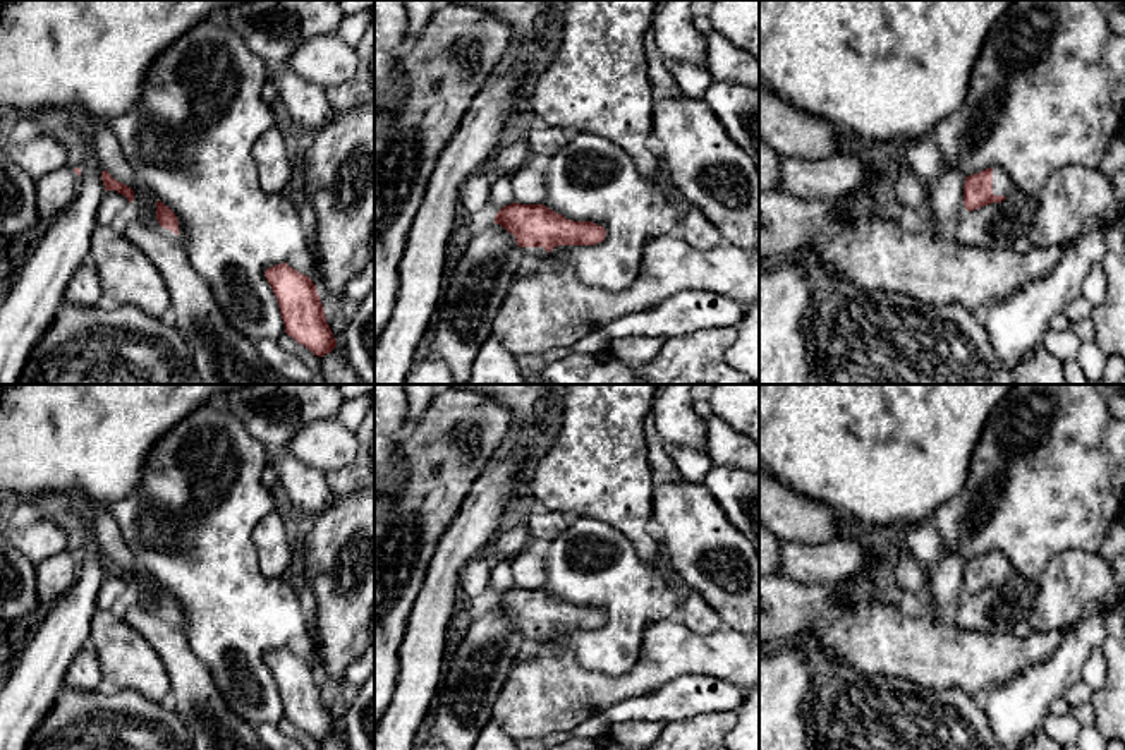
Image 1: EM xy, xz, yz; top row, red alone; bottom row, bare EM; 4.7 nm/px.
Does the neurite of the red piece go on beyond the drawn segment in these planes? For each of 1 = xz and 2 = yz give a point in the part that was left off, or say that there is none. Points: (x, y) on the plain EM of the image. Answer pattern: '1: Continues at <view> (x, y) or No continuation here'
1: Continues at xz (529, 635)
2: Continues at yz (1002, 570)

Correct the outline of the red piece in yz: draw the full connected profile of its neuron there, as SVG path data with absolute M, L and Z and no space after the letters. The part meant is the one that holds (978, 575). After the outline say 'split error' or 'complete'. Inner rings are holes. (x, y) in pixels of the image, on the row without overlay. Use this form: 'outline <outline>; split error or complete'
outline M1000 551L986 553L965 561L964 590L967 596L974 596L1005 585L1013 575L1013 566Z; split error

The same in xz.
outline M512 587L495 599L495 608L515 623L527 642L543 640L558 630L594 630L606 621L605 611L567 604L544 589Z; split error

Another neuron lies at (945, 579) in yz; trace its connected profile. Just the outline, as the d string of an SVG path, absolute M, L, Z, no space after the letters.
M945 553L936 563L924 566L927 575L926 597L931 604L931 616L945 621L945 609L950 608L964 590L965 559L955 553Z

